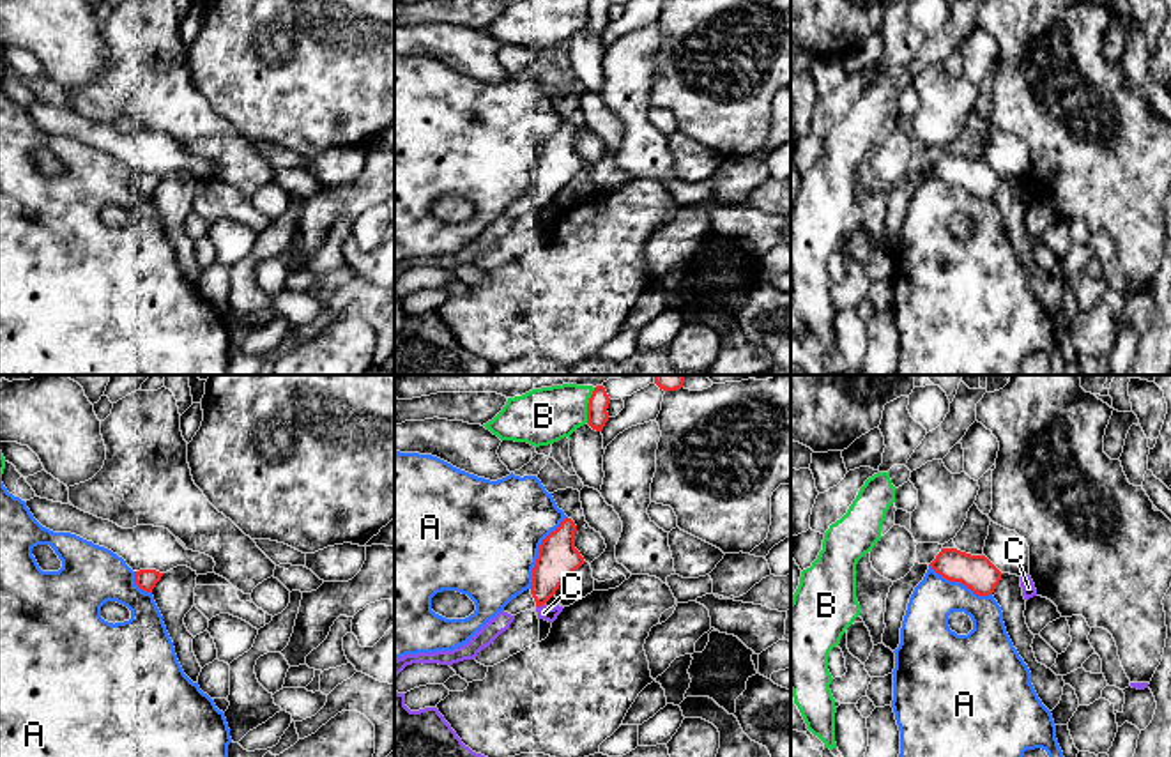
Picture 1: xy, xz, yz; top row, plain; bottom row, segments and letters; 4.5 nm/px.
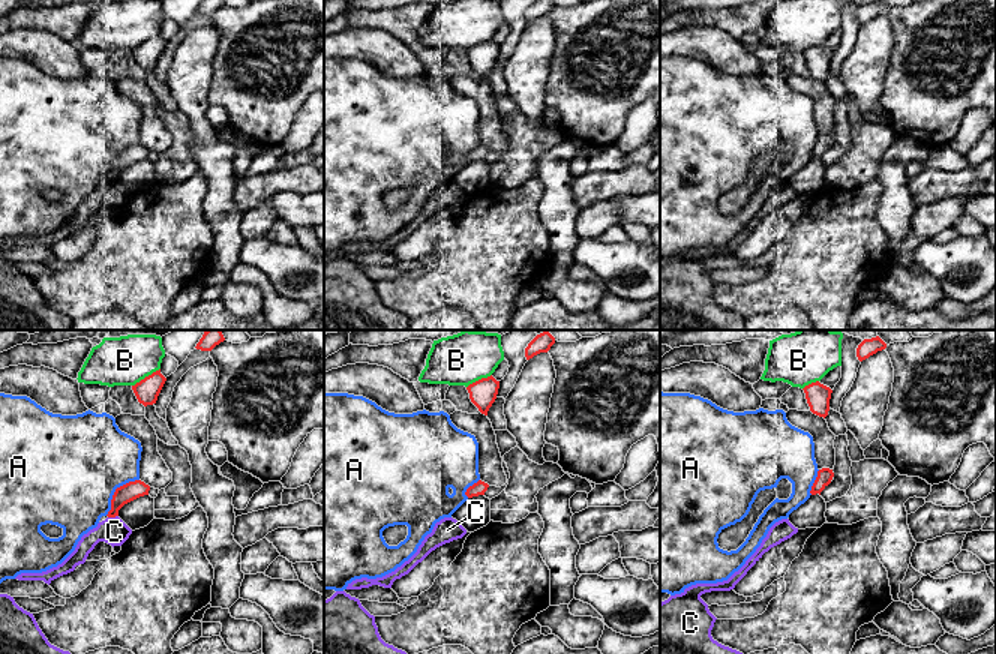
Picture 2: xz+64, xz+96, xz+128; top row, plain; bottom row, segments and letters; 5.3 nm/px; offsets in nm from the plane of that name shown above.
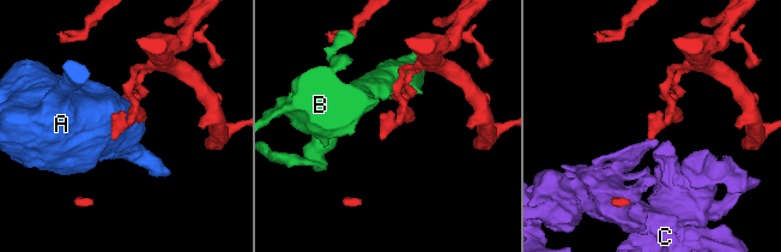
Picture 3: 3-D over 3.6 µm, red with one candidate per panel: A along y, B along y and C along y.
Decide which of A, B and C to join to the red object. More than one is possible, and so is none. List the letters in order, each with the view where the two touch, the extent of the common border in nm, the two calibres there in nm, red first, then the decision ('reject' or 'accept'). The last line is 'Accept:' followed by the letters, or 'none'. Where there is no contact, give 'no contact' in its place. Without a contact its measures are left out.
A: meets red in xz; contact 360 nm long; 190 nm thick on the red side, 500 nm on the other; reject
B: meets red in xz; contact 170 nm long; 100 nm thick on the red side, 260 nm on the other; reject
C: meets red in xz; contact 40 nm long; 190 nm thick on the red side, 60 nm on the other; reject
Accept: none

